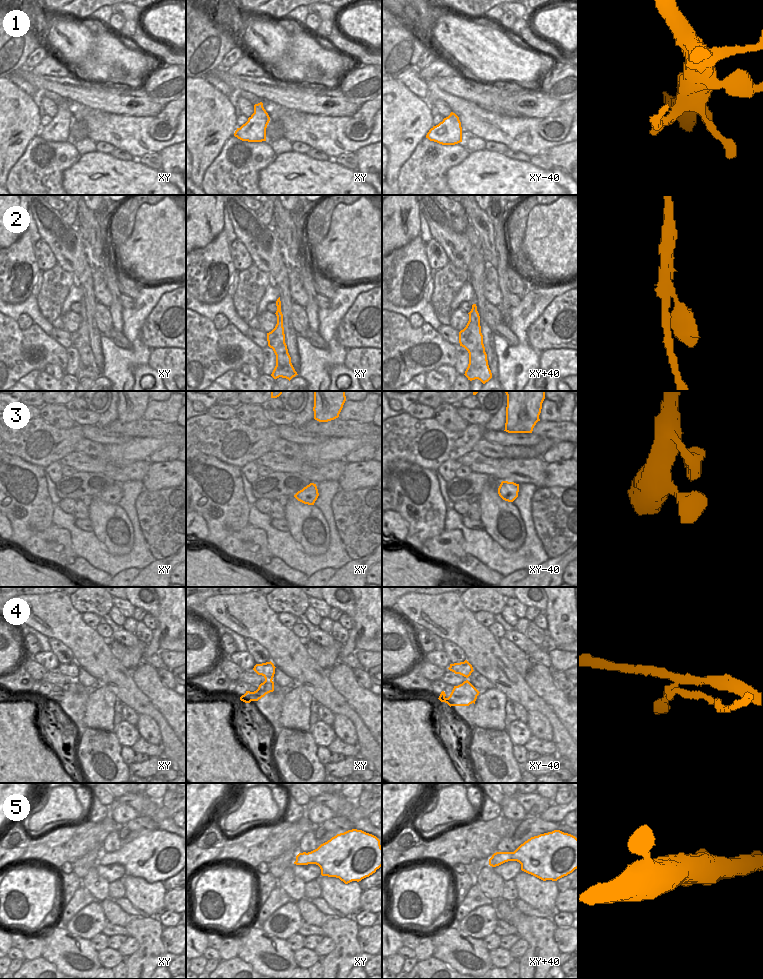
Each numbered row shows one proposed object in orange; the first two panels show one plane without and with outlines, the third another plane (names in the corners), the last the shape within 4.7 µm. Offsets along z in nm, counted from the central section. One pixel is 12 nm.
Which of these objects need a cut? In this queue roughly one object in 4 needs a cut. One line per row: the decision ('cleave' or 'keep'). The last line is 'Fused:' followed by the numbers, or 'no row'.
1: cleave
2: keep
3: keep
4: cleave
5: keep
Fused: 1, 4

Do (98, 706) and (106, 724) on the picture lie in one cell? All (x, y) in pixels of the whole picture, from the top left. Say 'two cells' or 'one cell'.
one cell

